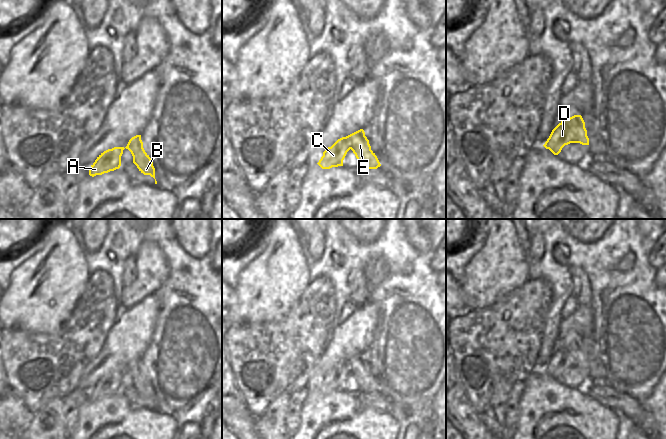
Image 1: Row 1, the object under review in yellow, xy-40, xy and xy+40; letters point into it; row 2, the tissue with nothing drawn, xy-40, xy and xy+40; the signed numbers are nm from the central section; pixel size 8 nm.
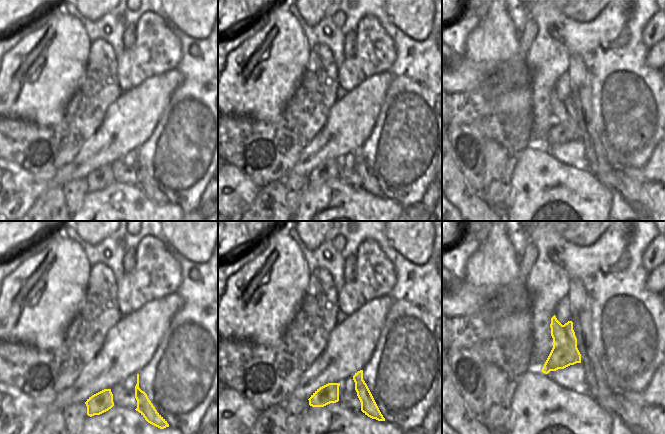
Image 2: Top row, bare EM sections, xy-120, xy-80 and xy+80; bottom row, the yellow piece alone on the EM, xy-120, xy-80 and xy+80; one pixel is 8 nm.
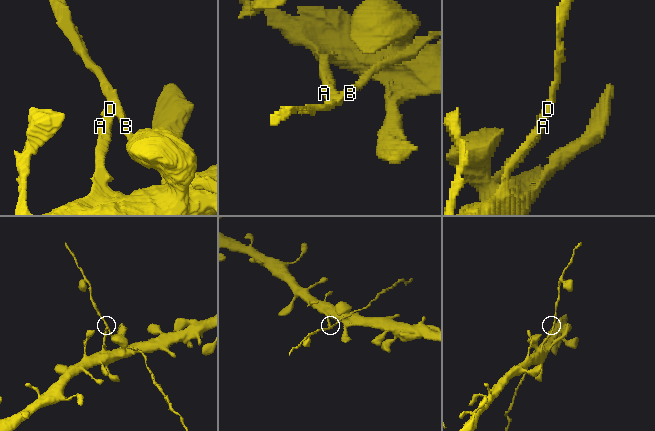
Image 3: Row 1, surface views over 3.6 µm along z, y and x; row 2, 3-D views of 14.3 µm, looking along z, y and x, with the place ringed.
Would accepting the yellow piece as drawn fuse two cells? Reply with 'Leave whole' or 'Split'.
Split

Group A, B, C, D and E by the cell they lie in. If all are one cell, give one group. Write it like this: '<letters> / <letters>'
A C / B D E

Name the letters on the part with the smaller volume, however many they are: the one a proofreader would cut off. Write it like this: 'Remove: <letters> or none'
Remove: B, D, E

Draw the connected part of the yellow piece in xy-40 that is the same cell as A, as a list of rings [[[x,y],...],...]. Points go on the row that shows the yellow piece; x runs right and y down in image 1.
[[[114,147],[101,153],[89,168],[89,175],[94,177],[119,169],[124,147]]]

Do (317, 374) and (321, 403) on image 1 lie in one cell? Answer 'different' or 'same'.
different

